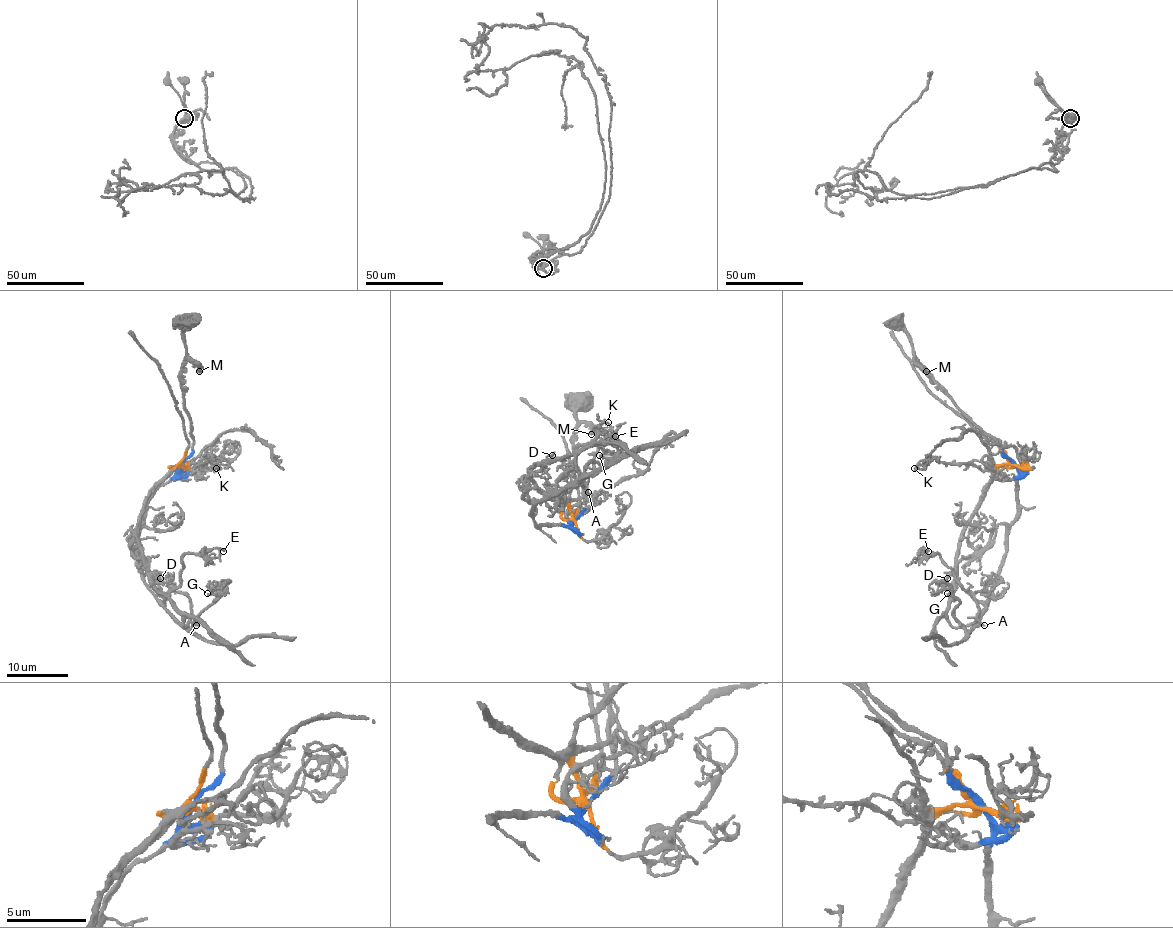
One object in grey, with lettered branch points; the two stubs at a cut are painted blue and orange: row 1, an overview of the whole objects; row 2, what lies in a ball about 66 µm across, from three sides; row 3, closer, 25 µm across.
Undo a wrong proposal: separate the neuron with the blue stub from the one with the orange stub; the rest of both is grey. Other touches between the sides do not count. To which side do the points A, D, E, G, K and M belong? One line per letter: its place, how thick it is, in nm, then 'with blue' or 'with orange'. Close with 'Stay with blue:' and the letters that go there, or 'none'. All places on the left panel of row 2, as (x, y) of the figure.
A: at (196, 625); 150 nm thick; with orange
D: at (160, 578); 180 nm thick; with orange
E: at (223, 551); 190 nm thick; with blue
G: at (207, 593); 140 nm thick; with blue
K: at (216, 468); 100 nm thick; with orange
M: at (199, 371); 400 nm thick; with blue
Stay with blue: E, G, M

